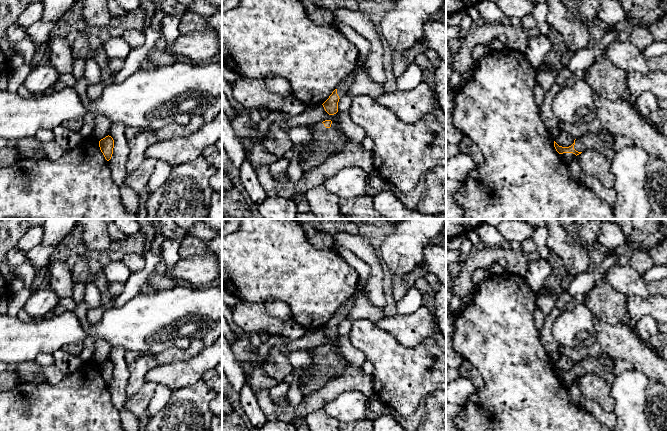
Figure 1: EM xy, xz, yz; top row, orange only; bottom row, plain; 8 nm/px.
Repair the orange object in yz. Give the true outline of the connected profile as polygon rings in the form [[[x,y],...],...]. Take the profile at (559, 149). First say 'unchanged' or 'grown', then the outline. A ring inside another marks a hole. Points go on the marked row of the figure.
grown | [[[603,129],[600,133],[588,133],[583,135],[574,140],[574,143],[569,147],[559,146],[554,141],[554,147],[567,163],[570,163],[575,156],[589,149],[597,150],[611,160],[615,154],[613,148],[615,137],[615,135]]]

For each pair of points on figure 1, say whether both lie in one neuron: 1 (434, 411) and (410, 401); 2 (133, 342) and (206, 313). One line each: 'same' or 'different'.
1: different
2: same

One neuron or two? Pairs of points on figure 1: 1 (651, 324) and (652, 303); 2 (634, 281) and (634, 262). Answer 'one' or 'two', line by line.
1: two
2: two

